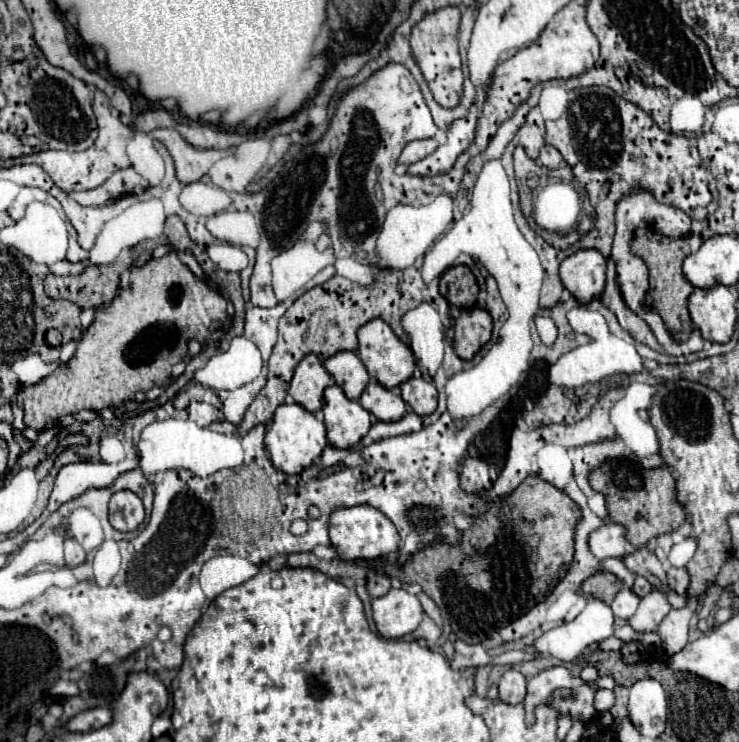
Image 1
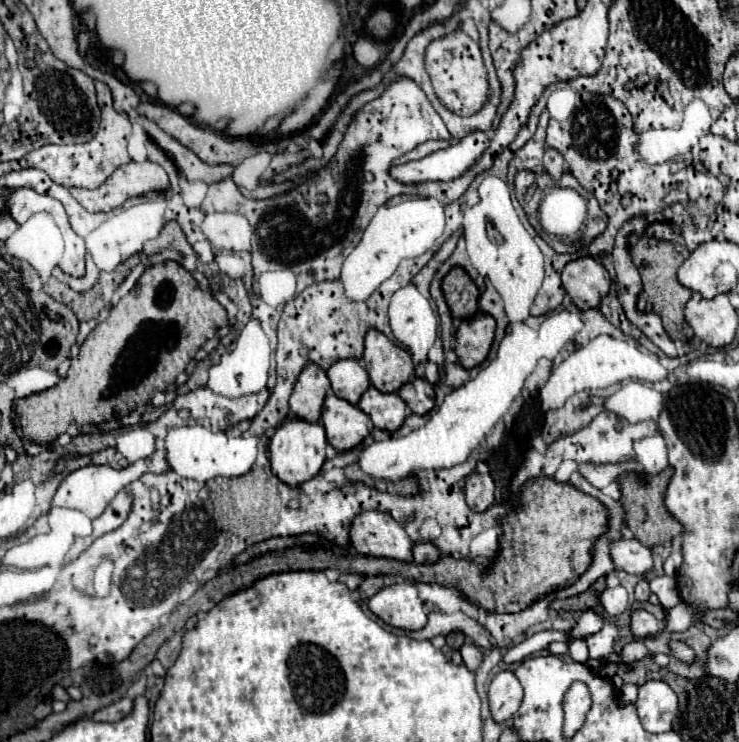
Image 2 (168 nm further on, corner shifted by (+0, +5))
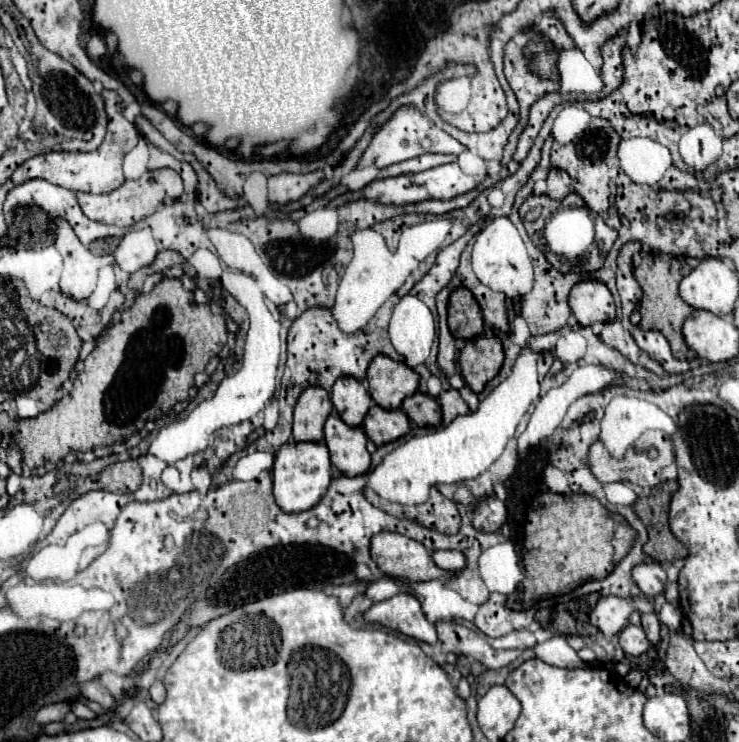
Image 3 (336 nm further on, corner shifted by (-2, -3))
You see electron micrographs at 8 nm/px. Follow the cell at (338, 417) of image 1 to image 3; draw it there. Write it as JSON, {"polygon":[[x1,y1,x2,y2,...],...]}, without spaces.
{"polygon":[[335,412,325,422,325,444,335,464,345,476,361,476,371,466,367,436,361,428,347,426]]}

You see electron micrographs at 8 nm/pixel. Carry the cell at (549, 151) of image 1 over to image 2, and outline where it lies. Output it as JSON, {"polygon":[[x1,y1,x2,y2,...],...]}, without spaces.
{"polygon":[[547,148,547,150,545,150,543,166,545,166,545,170,547,170,555,180,561,178,561,174,563,174,563,164,565,164,565,160,563,160,563,156,561,156,555,148]]}

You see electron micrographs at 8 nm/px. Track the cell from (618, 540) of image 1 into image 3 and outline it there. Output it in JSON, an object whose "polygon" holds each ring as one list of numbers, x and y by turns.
{"polygon":[[649,560,649,562,633,568,633,578,635,578,635,584,639,586,639,590,647,598,655,598,655,596,663,594,663,590,665,590,667,572,661,568,661,564]]}

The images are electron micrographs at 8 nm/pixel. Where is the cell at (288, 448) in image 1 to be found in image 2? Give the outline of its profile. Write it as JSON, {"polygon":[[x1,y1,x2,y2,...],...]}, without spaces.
{"polygon":[[287,418,279,428,275,428,273,438,269,440,269,460,271,470,277,474,279,480,283,480,289,486,299,486,313,476,319,474,323,462,325,462,325,428,323,424,311,424,301,418]]}

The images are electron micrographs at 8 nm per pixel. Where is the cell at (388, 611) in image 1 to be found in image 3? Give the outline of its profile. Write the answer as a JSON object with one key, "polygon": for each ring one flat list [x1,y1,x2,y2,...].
{"polygon":[[401,592,389,600,377,602,377,604,373,604,373,608,369,608,363,614,363,618,365,618,365,622,387,626,387,628,397,630,415,640,421,640,427,644,437,644,435,626,425,618,419,600,411,594]]}

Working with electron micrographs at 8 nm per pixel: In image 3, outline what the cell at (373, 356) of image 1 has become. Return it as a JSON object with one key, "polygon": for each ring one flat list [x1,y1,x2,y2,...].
{"polygon":[[377,356,369,364,367,380,371,398,385,410,399,410,403,398,413,396,419,386,419,374,389,356]]}

